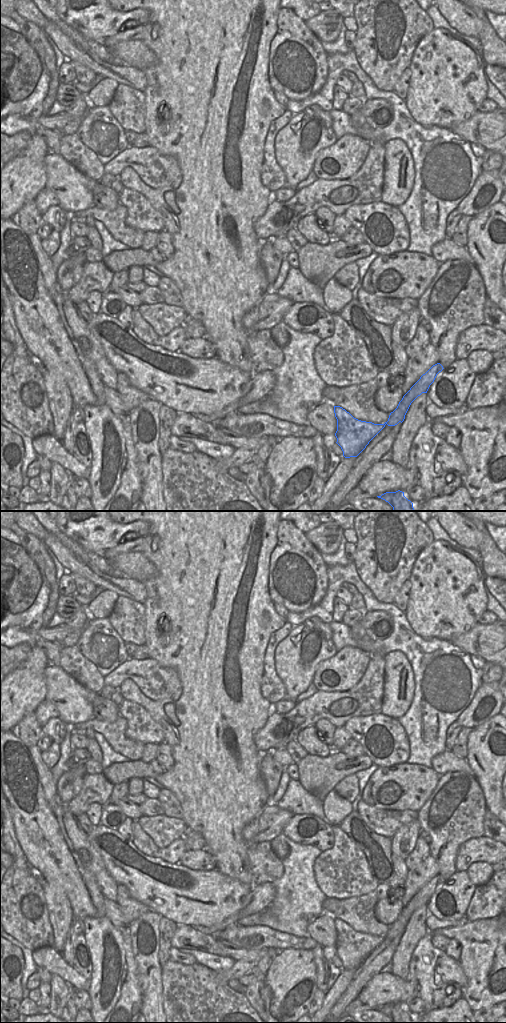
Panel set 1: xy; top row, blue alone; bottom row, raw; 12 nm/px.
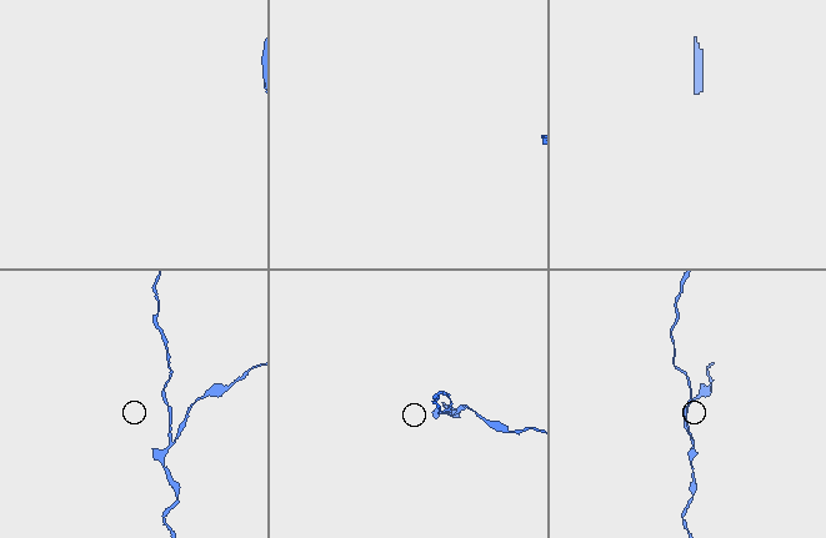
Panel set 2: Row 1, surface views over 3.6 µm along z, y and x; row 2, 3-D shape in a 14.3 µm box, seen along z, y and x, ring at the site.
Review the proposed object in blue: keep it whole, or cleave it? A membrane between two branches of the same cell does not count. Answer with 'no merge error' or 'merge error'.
merge error

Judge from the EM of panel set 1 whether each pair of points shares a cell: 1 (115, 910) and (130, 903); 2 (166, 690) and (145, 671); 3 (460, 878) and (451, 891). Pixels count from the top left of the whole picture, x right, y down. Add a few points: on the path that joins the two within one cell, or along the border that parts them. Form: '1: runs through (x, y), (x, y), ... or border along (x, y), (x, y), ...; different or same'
1: border along (115, 902), (120, 907), (127, 924); different
2: runs through (161, 685), (150, 676); same
3: runs through (459, 881), (454, 888); same

